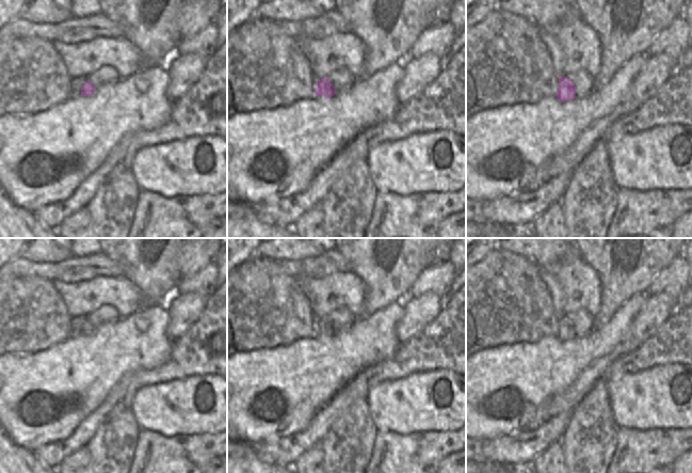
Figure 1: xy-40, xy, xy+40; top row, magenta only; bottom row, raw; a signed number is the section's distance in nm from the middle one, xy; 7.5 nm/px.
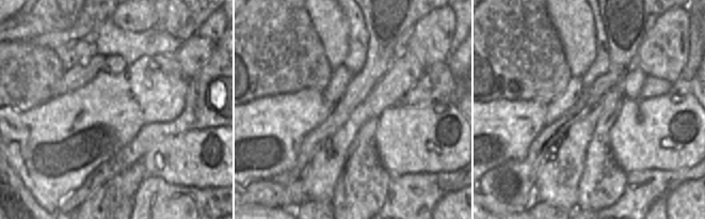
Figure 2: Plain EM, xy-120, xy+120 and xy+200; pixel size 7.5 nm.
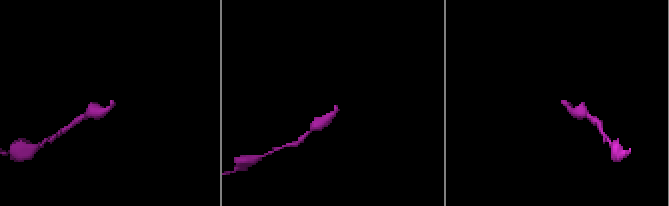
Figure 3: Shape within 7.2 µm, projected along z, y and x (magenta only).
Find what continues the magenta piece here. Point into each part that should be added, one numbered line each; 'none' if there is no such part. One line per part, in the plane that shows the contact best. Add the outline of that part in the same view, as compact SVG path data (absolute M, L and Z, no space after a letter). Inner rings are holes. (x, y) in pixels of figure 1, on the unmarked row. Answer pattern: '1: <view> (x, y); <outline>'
1: xy+40 (583, 321); M579 310L570 314L566 314L576 326L576 337L581 337L593 329L593 317L585 310Z

